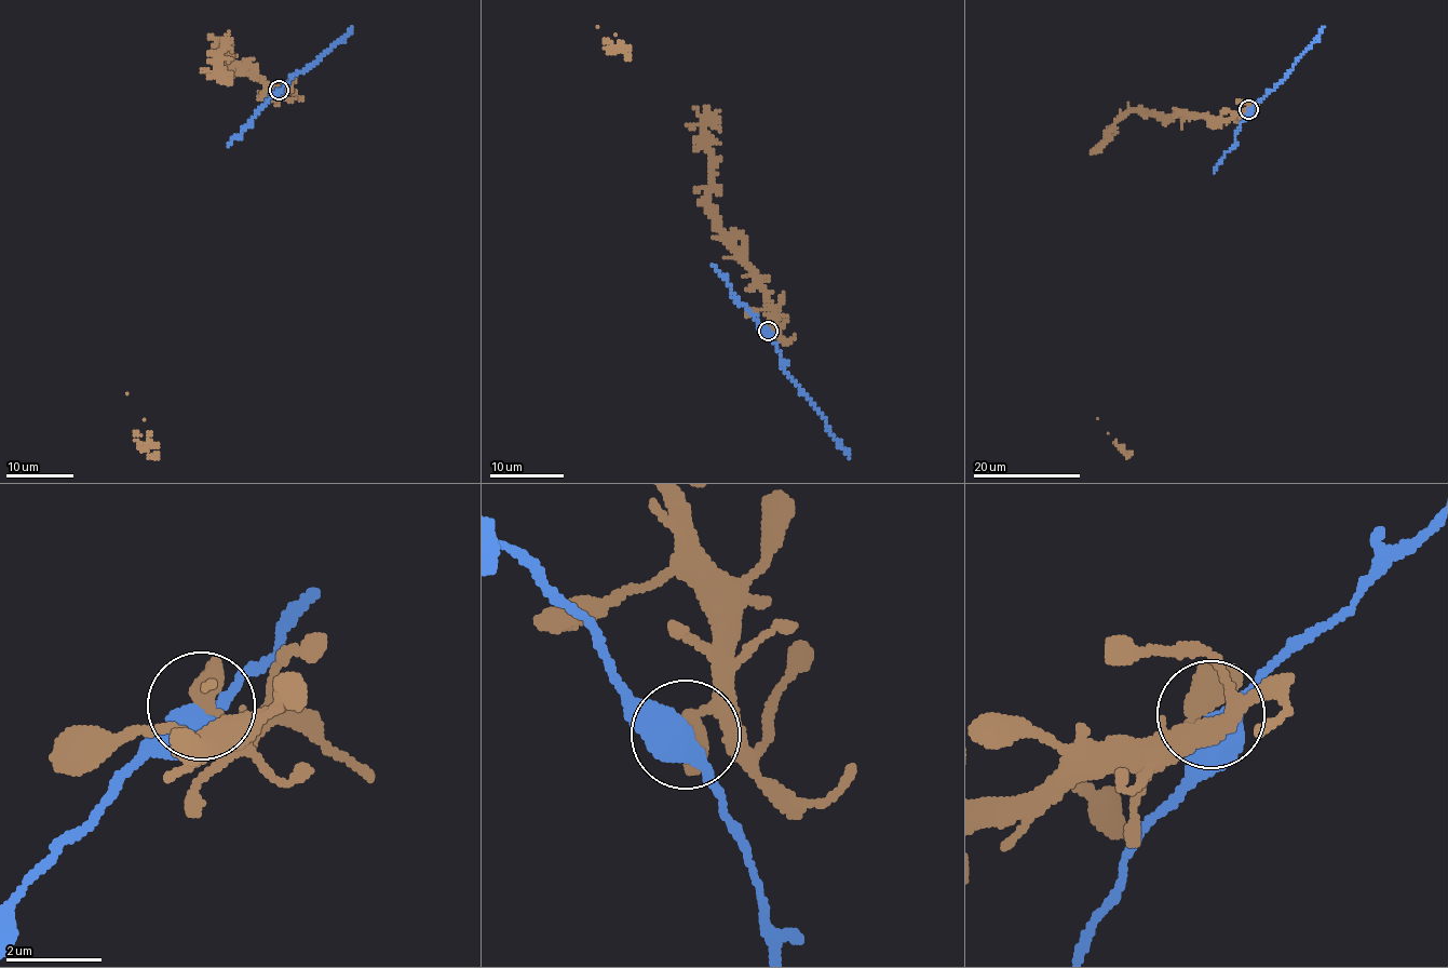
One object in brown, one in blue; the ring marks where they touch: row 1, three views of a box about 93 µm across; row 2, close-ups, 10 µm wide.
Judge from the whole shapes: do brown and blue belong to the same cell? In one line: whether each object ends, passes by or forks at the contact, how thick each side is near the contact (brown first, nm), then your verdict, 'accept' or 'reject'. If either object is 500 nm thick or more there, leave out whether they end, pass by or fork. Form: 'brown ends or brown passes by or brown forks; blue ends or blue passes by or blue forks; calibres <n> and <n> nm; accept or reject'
calibres 600 and 480 nm; accept

